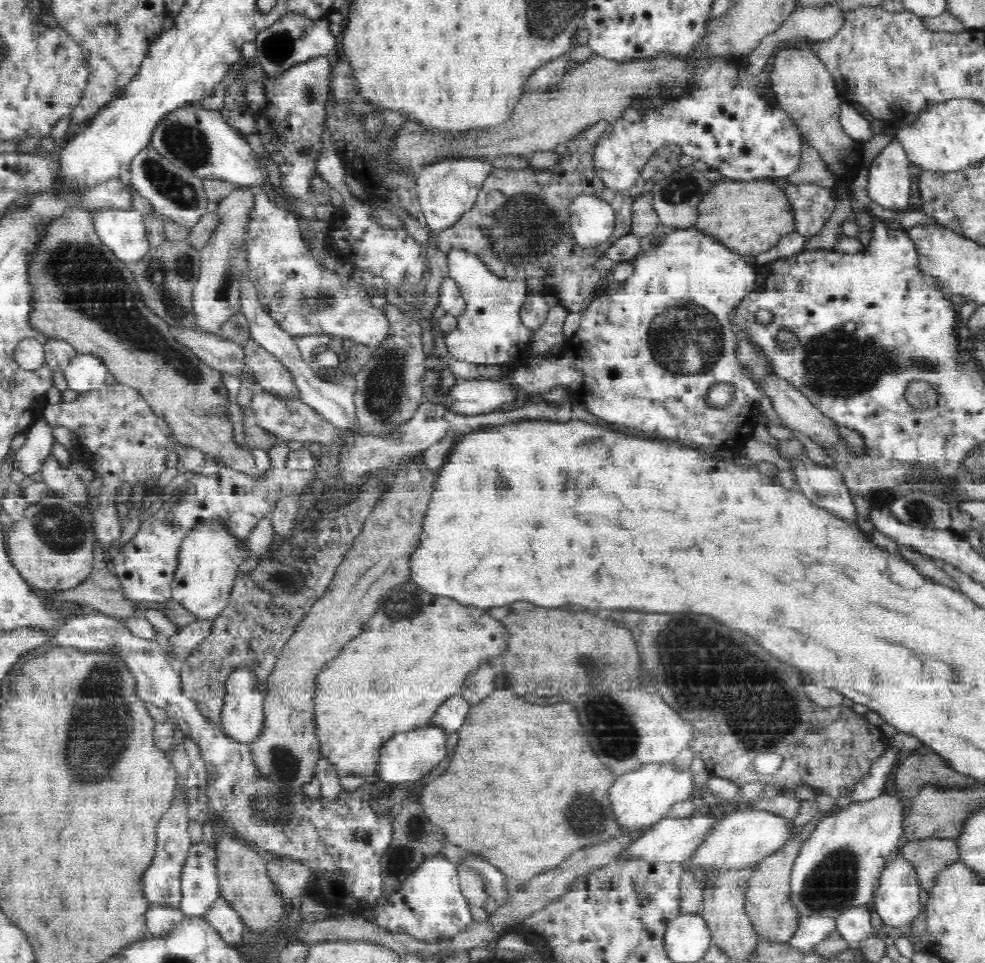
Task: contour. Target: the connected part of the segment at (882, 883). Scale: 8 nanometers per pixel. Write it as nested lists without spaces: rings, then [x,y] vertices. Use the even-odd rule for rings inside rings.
[[[899,852],[886,862],[878,878],[878,888],[876,888],[873,900],[878,916],[886,926],[896,926],[903,928],[910,925],[919,912],[923,910],[920,905],[921,884],[914,865]]]

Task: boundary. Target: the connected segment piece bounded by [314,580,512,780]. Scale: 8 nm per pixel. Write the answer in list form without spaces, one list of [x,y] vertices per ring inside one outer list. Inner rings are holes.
[[[411,580],[405,587],[396,589],[385,598],[382,607],[376,610],[364,623],[362,632],[359,632],[360,636],[350,638],[342,651],[322,668],[317,677],[314,699],[320,752],[338,765],[341,777],[349,773],[360,773],[364,775],[365,780],[376,779],[376,756],[378,756],[378,751],[376,750],[382,746],[384,740],[388,740],[392,734],[398,732],[427,727],[441,704],[444,704],[452,696],[461,695],[461,691],[465,689],[466,678],[472,672],[476,672],[480,668],[484,668],[484,666],[500,666],[499,662],[502,661],[502,658],[506,658],[508,652],[510,652],[509,640],[512,636],[509,628],[502,626],[496,618],[489,613],[488,609],[460,604],[454,598],[450,600],[450,598],[444,598],[444,596],[434,596],[434,594],[423,588],[417,588],[416,584]]]

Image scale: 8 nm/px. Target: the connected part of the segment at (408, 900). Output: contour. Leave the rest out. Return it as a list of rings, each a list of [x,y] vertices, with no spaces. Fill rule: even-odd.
[[[443,855],[430,857],[424,860],[420,866],[401,884],[401,887],[379,908],[375,910],[375,920],[386,930],[392,932],[407,932],[414,934],[414,937],[426,941],[440,941],[442,939],[453,938],[462,928],[465,928],[473,921],[468,902],[461,893],[459,887],[456,867],[450,863]]]

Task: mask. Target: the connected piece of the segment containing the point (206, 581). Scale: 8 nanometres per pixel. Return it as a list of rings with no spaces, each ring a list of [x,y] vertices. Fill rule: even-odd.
[[[220,527],[195,528],[182,543],[172,599],[194,615],[194,620],[212,624],[228,604],[232,580],[245,560],[245,549],[246,546],[234,547],[234,537]]]

